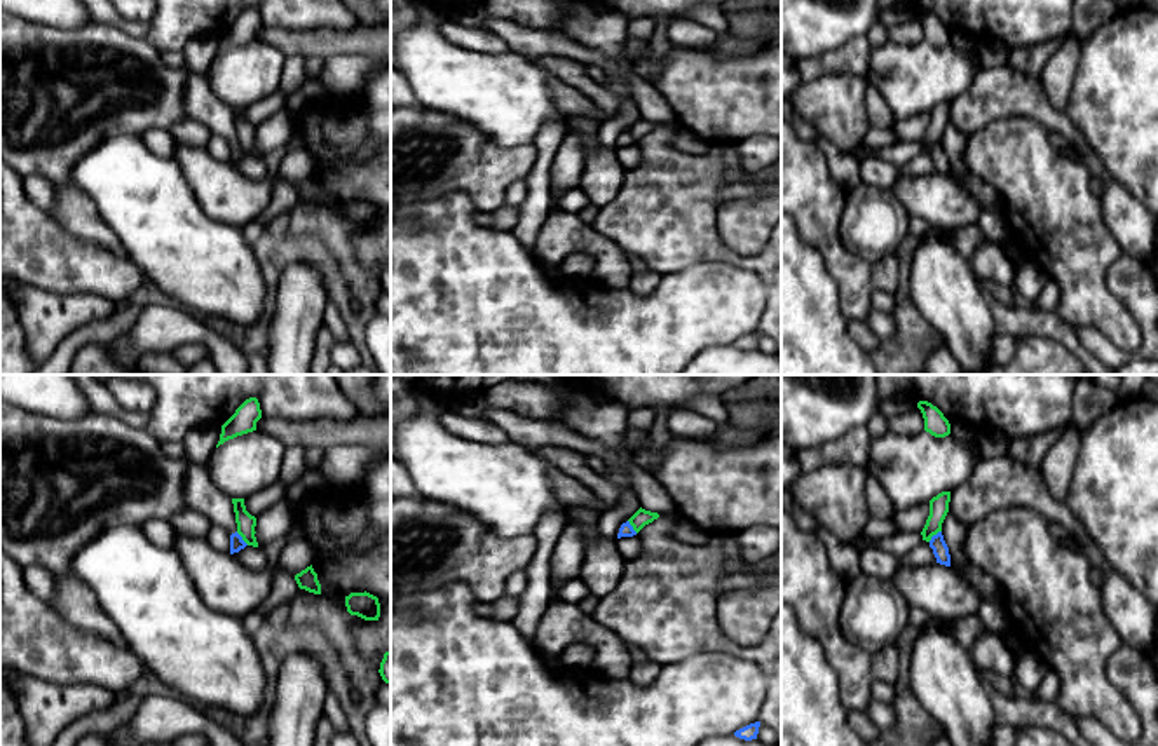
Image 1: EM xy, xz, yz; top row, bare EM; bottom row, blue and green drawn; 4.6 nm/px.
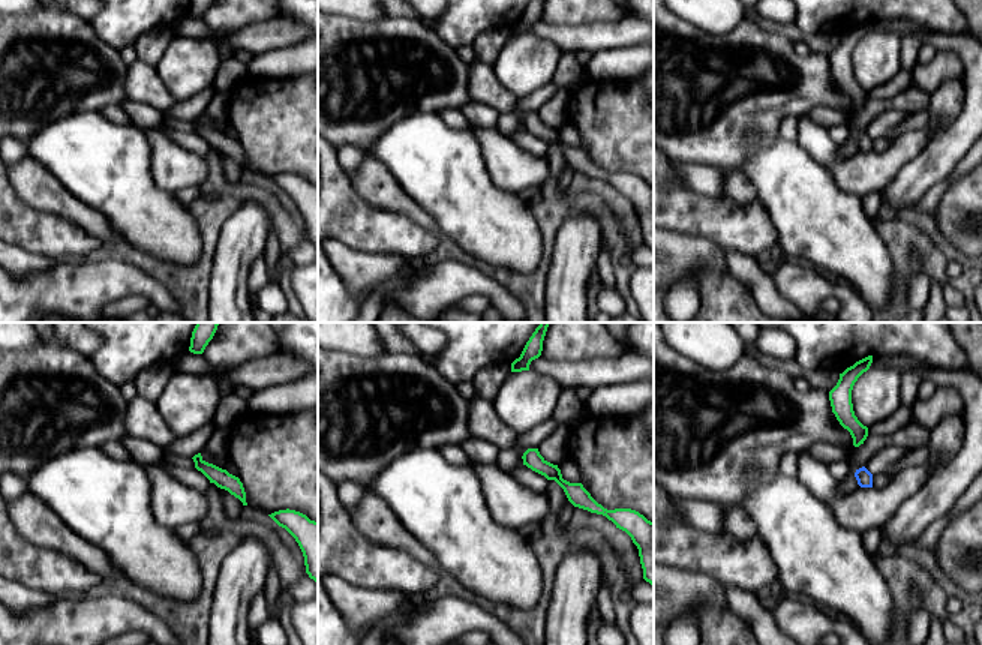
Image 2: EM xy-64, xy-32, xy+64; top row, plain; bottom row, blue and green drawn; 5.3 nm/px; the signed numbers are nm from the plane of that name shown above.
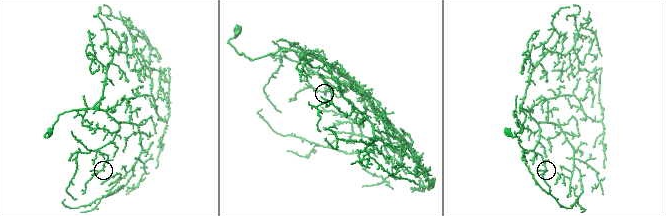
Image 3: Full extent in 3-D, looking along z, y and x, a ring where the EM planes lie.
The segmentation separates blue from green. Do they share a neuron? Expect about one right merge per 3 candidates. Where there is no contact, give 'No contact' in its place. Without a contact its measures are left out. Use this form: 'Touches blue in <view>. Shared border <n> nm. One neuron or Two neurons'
Touches blue in yz. Shared border 80 nm. Two neurons

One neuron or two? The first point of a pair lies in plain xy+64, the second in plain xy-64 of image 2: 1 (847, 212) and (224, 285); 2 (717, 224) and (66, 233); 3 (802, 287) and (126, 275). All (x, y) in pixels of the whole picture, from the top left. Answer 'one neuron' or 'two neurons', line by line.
1: two neurons
2: one neuron
3: one neuron

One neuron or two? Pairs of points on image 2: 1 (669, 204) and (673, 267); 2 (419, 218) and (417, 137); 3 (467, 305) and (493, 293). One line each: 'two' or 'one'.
1: two
2: two
3: two

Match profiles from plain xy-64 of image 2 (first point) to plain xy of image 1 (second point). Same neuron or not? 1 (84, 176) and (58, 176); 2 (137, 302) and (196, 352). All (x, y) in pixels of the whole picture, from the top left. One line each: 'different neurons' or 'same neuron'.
1: different neurons
2: same neuron

